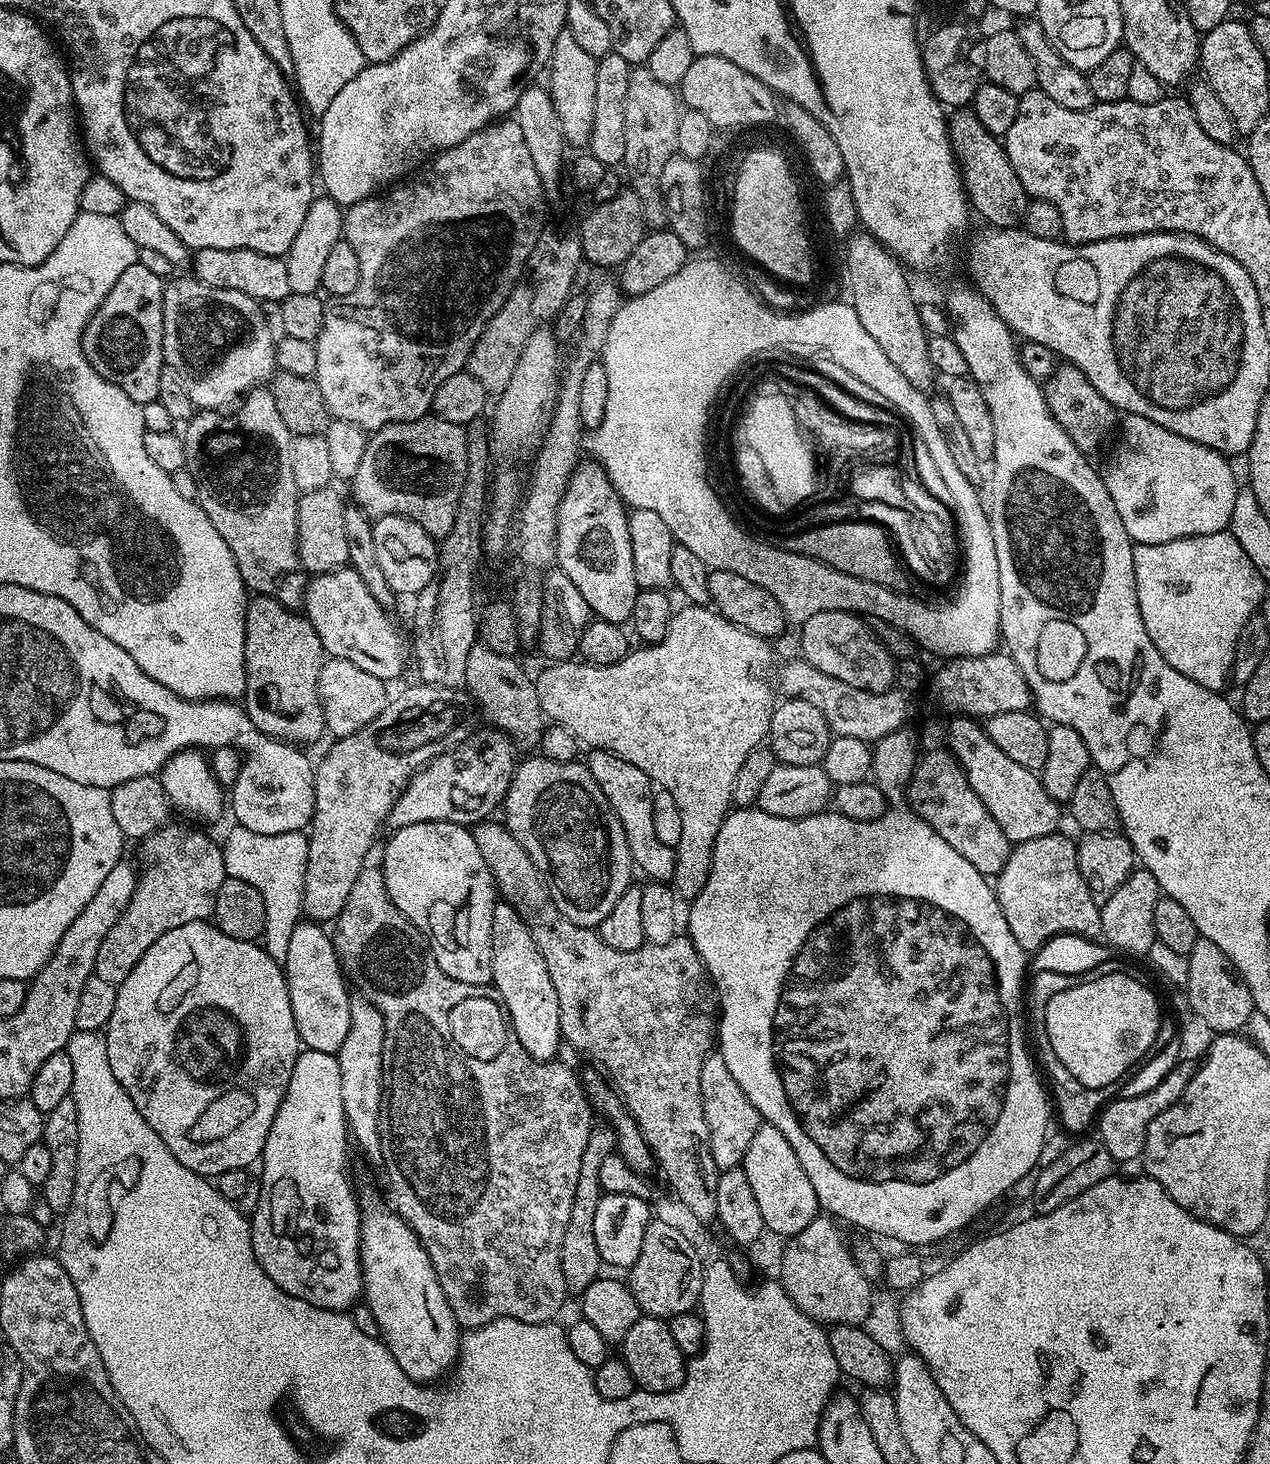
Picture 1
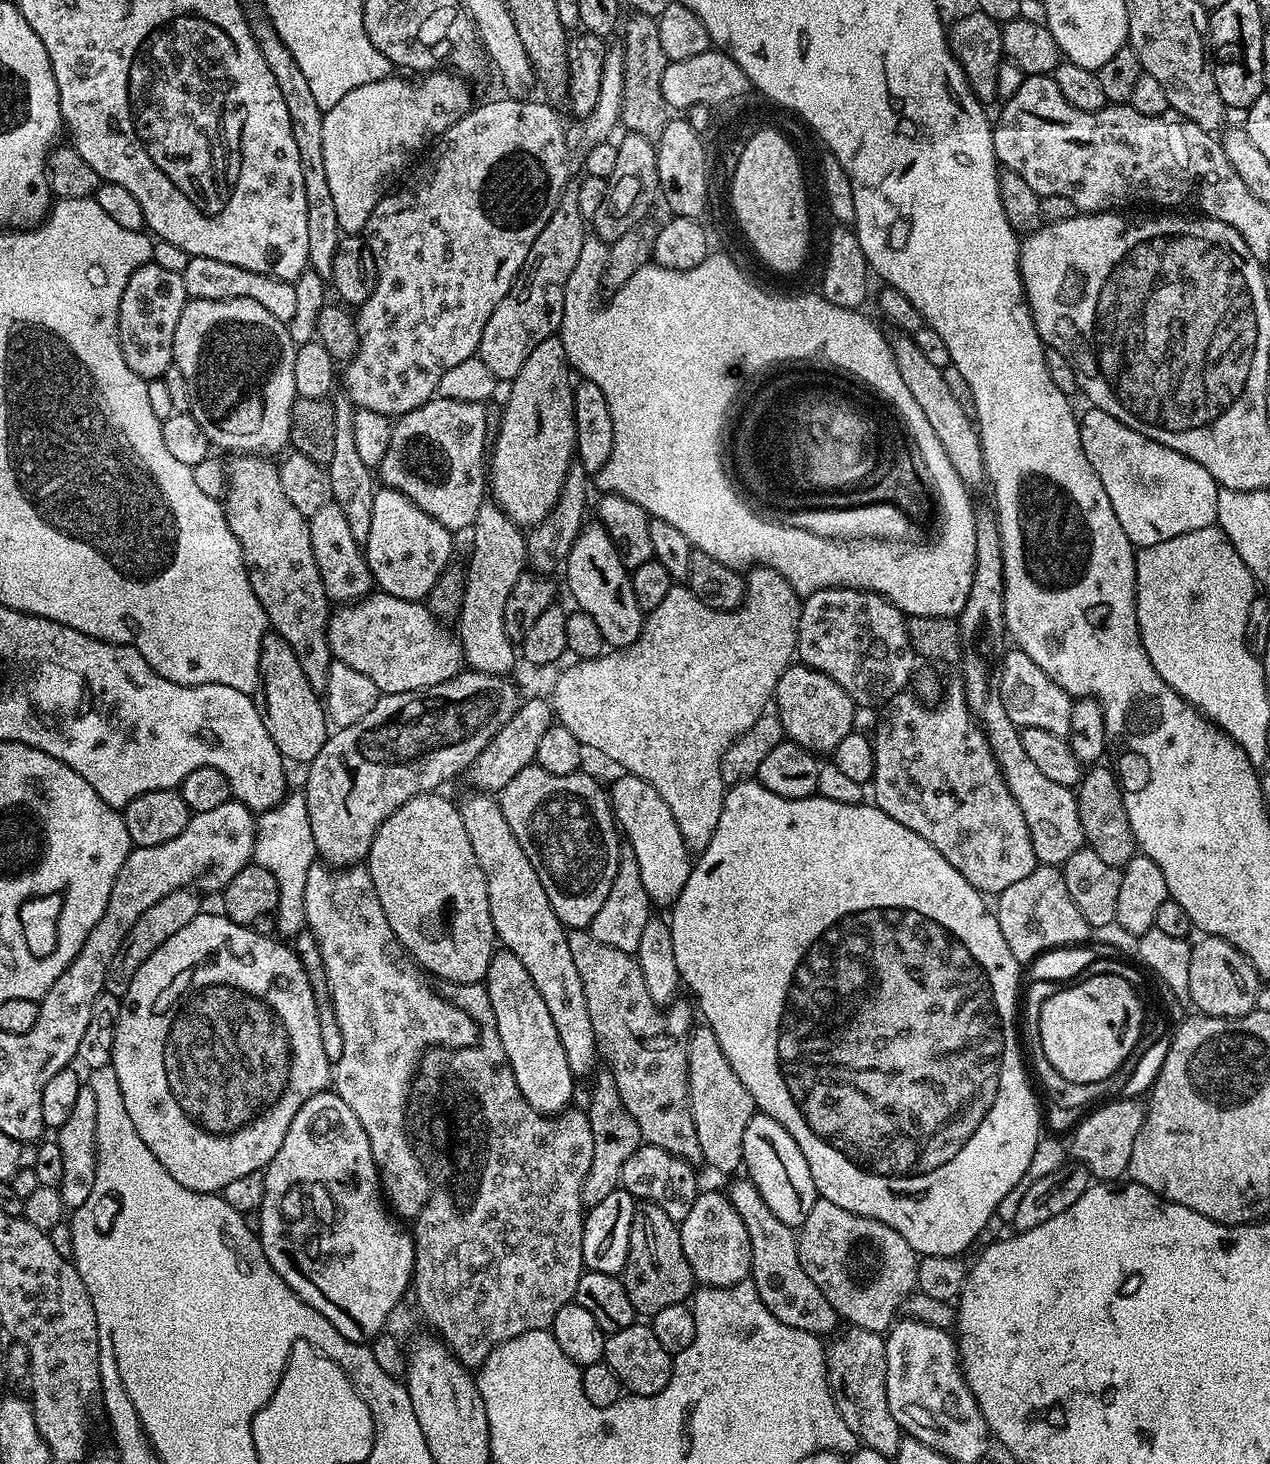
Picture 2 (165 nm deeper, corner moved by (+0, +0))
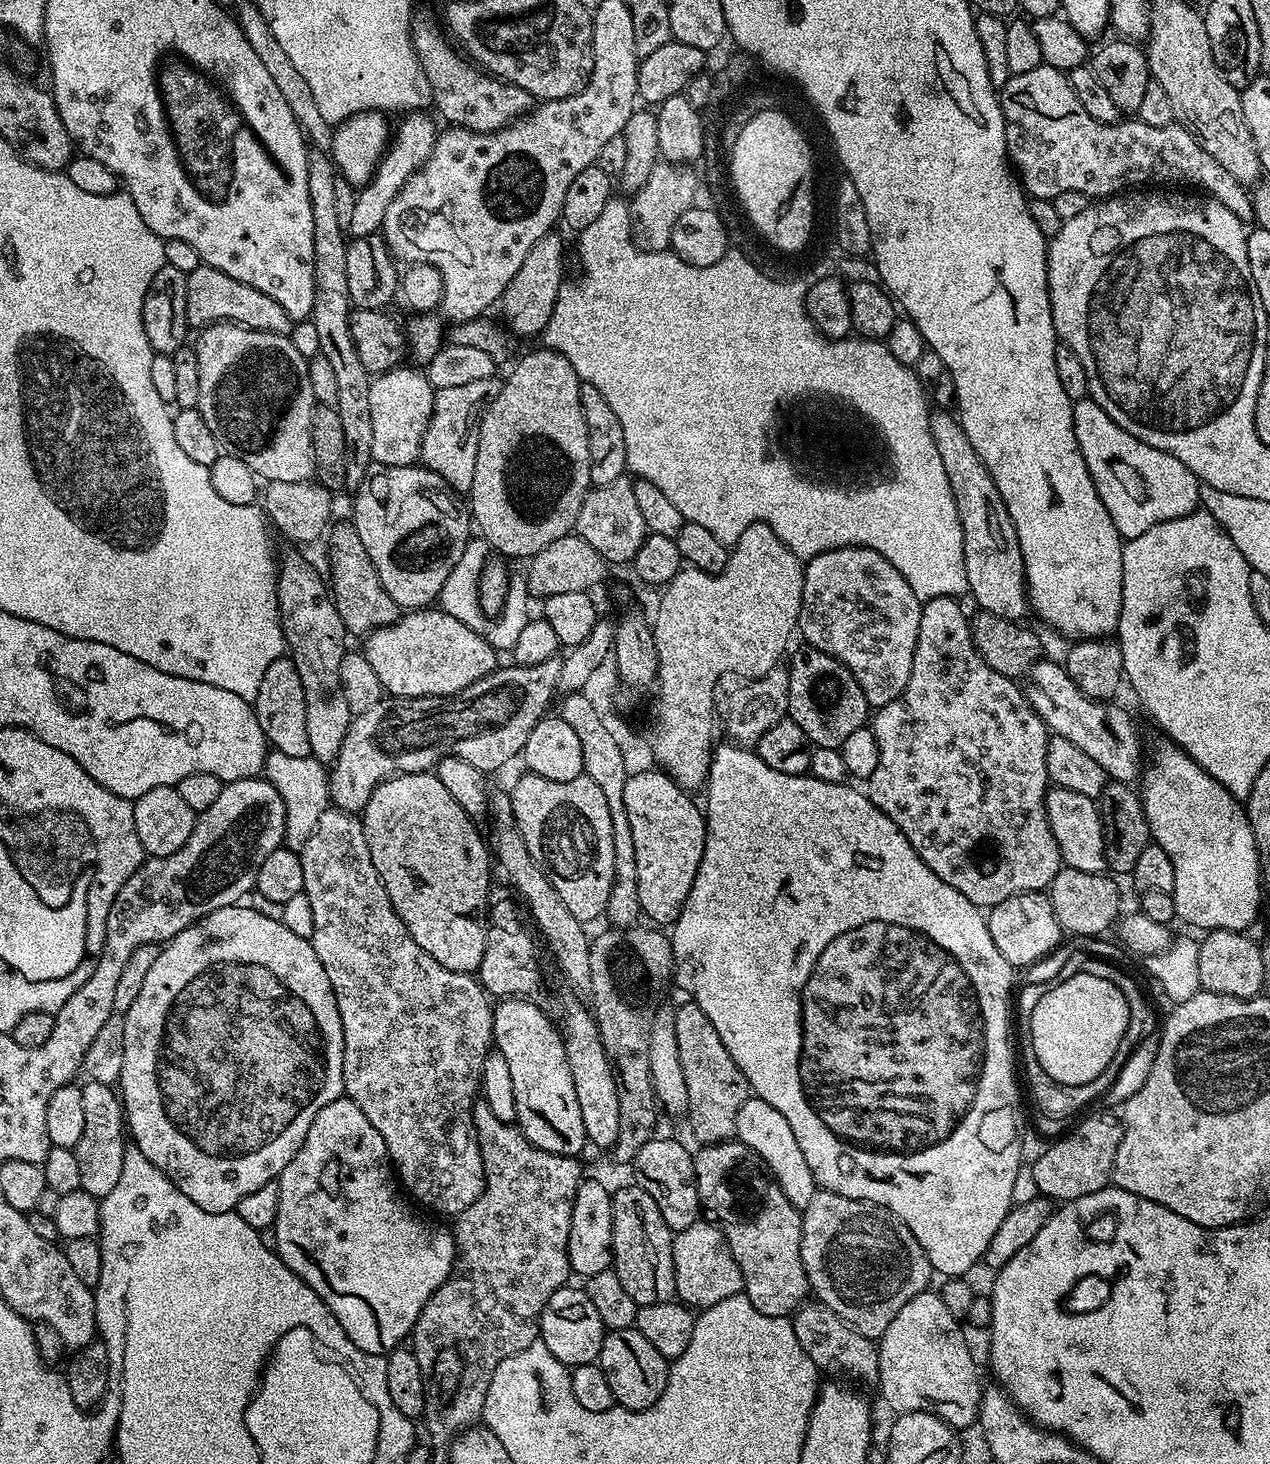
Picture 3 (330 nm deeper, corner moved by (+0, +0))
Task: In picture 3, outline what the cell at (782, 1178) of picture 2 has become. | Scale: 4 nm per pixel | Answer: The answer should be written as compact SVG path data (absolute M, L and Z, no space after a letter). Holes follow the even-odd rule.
M749 1098L744 1103L742 1110L738 1110L735 1139L759 1154L764 1167L772 1173L778 1186L782 1186L782 1194L790 1198L795 1208L802 1210L810 1202L810 1198L814 1198L818 1185L814 1174L810 1174L810 1166L806 1166L806 1158L802 1158L798 1138L794 1138L794 1130L790 1130L786 1118L782 1118L782 1114L778 1114L778 1110L770 1106L770 1102Z

